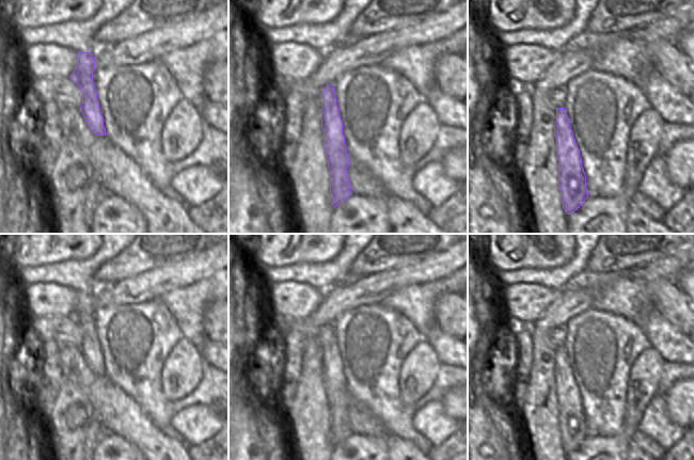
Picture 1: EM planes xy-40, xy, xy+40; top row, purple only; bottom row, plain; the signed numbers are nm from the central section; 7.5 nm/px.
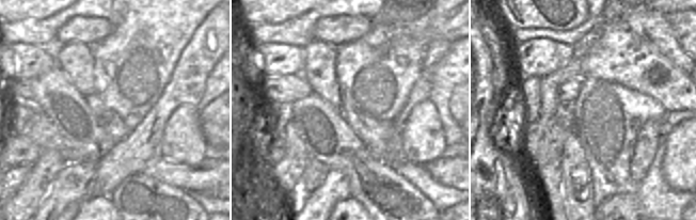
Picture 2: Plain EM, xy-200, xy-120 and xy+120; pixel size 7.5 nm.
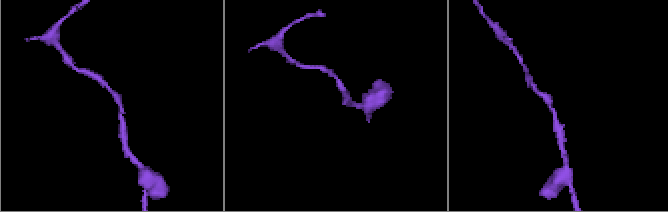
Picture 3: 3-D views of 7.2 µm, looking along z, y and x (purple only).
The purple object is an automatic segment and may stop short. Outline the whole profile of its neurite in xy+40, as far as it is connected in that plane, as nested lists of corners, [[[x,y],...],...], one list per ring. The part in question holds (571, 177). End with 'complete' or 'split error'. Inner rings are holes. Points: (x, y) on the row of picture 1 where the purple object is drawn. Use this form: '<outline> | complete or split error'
[[[556,108],[554,137],[556,139],[561,201],[565,212],[570,215],[578,210],[588,197],[588,190],[580,149],[575,143],[565,108]]] | complete

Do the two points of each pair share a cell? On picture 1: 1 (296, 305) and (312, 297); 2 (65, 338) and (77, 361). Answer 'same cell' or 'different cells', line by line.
1: same cell
2: different cells

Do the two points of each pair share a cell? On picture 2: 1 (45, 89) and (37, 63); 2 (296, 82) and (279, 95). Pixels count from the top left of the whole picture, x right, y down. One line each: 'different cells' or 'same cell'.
1: different cells
2: same cell

